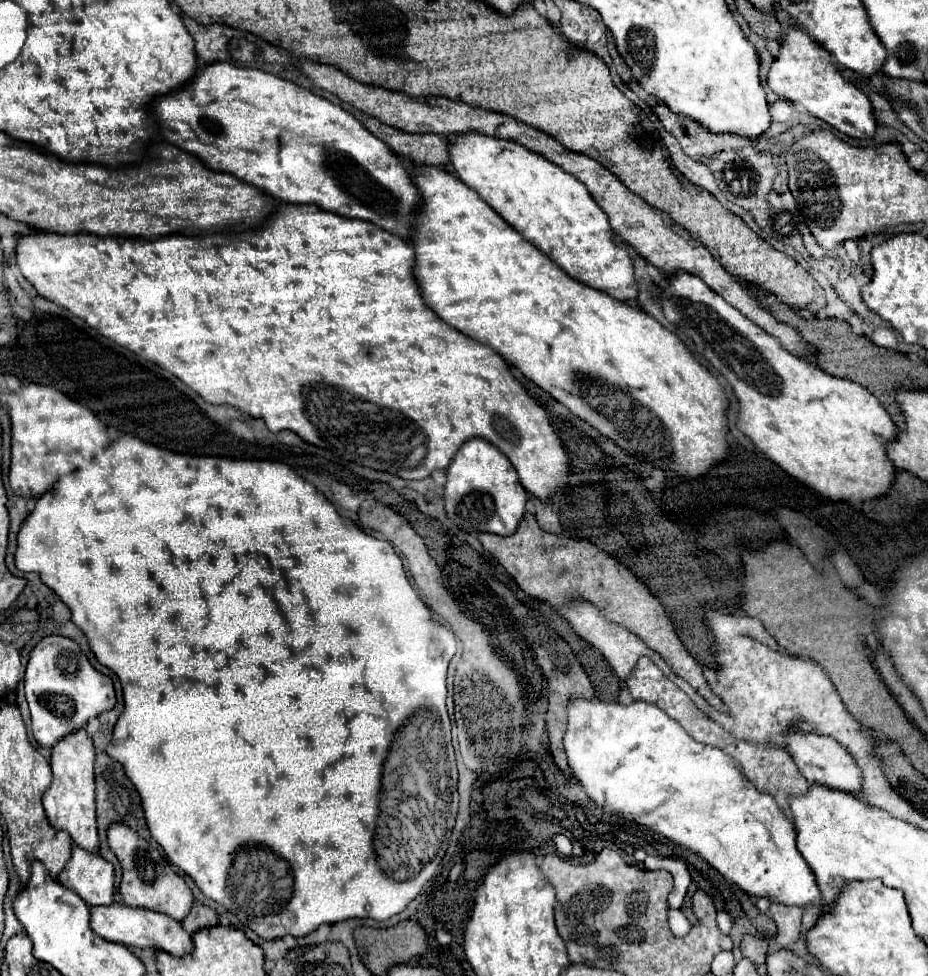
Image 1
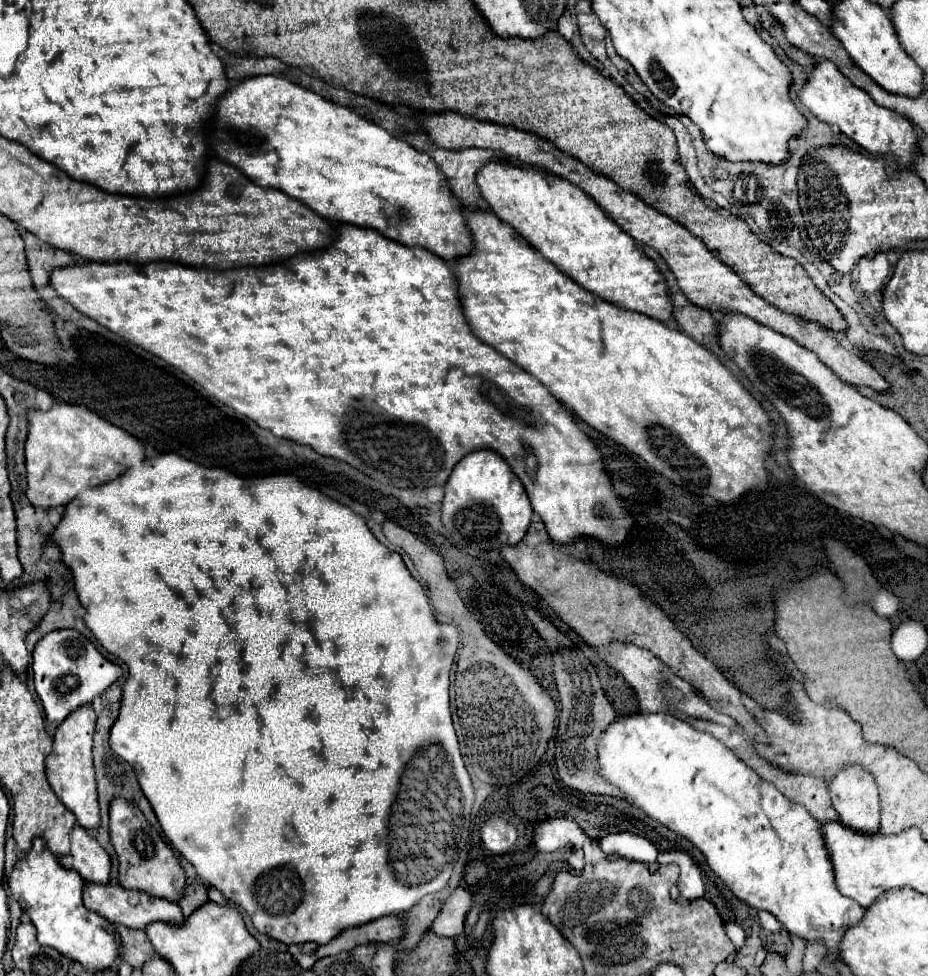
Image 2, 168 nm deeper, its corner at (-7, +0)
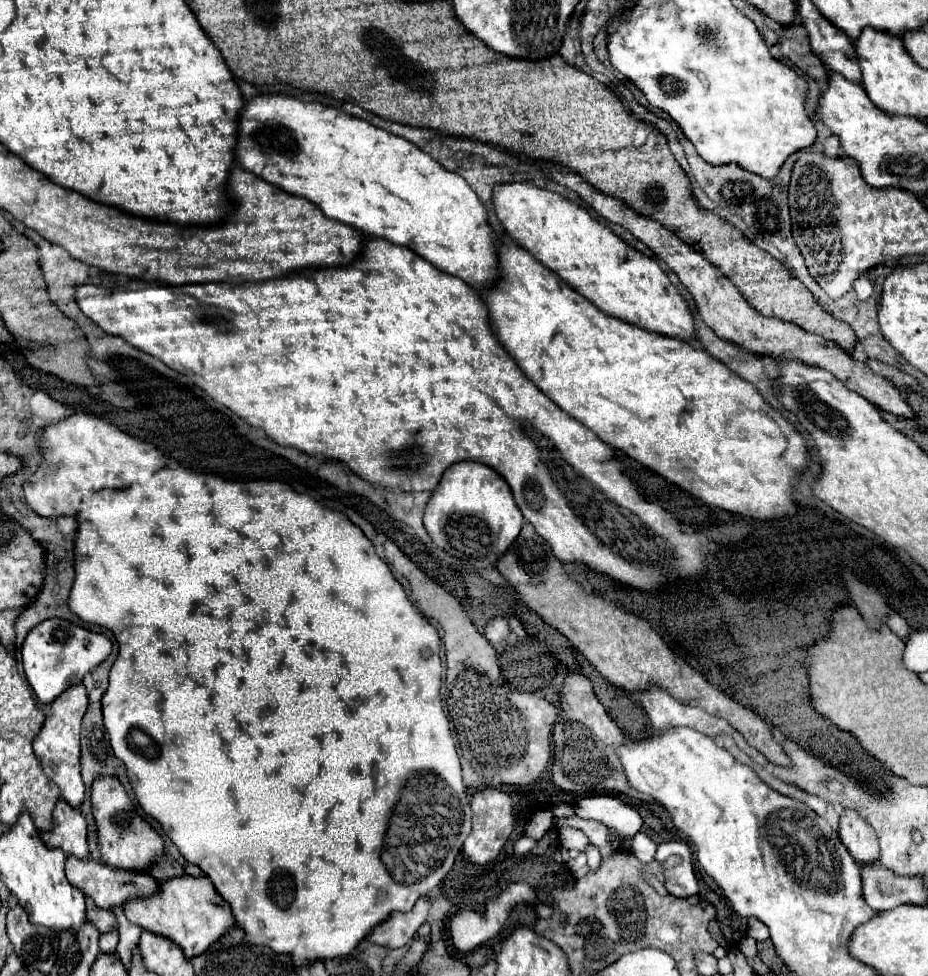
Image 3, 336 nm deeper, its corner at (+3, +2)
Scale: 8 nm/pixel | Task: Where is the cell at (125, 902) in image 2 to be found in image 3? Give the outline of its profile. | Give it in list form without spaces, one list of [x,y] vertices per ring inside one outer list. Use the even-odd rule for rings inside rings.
[[[76,856],[66,858],[66,876],[68,880],[78,886],[86,896],[90,896],[100,908],[114,908],[124,906],[126,900],[138,898],[138,896],[150,896],[158,890],[158,882],[148,872],[134,872],[134,870],[122,870],[112,868],[104,862],[96,860],[80,860]]]

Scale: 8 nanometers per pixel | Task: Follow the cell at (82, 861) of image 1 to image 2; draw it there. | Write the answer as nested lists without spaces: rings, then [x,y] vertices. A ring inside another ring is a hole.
[[[74,826],[70,832],[70,842],[70,856],[62,856],[60,864],[66,870],[78,872],[86,884],[108,884],[112,860],[108,852],[96,842],[96,838],[88,830]]]

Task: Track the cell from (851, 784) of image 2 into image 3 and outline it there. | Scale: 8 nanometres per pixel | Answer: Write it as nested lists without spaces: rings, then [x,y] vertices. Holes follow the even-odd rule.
[[[850,808],[840,814],[840,840],[860,866],[870,866],[880,860],[880,846],[872,826]]]

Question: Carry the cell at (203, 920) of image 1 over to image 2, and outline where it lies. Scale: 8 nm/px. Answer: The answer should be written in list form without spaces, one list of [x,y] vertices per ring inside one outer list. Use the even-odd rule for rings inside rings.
[[[194,882],[194,884],[186,886],[186,892],[184,892],[184,896],[182,896],[182,900],[178,904],[180,904],[184,916],[188,918],[194,910],[198,910],[200,906],[204,906],[206,902],[208,902],[208,892],[206,892],[204,884]]]

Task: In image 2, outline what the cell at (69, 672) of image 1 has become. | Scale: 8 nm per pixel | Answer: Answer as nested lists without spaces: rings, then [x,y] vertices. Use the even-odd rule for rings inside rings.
[[[56,630],[56,632],[50,632],[46,634],[34,648],[34,664],[32,664],[32,670],[34,670],[34,688],[36,688],[36,694],[44,706],[44,714],[46,714],[46,720],[50,726],[58,726],[62,724],[76,708],[80,706],[86,706],[86,704],[92,704],[94,698],[102,696],[120,676],[122,676],[122,670],[120,666],[108,662],[96,648],[92,642],[88,642],[80,632],[76,630]]]

